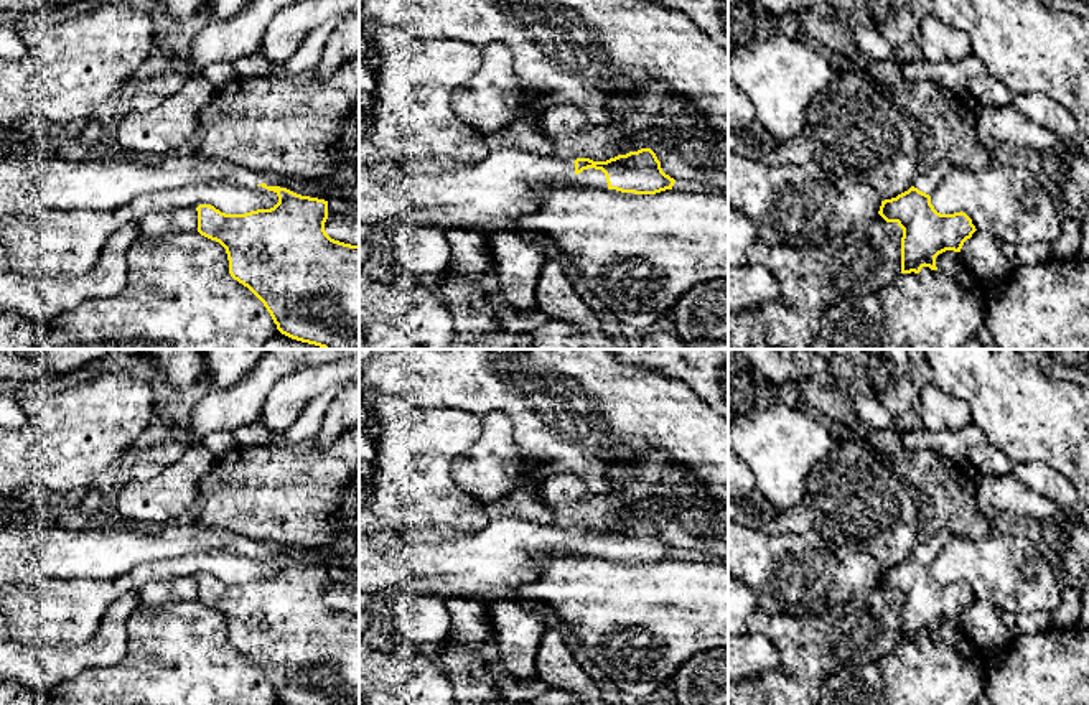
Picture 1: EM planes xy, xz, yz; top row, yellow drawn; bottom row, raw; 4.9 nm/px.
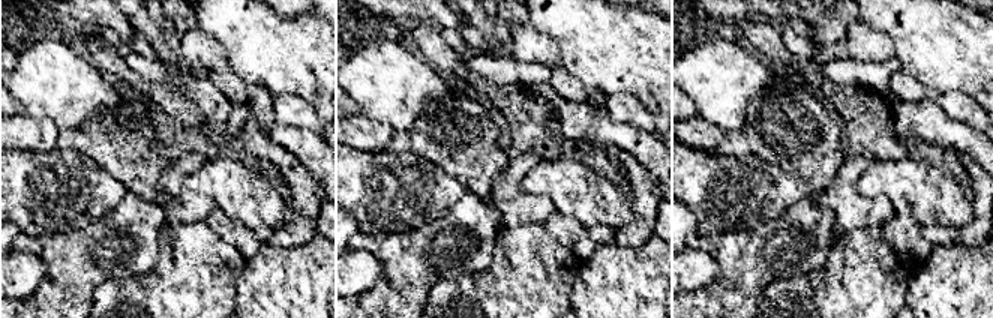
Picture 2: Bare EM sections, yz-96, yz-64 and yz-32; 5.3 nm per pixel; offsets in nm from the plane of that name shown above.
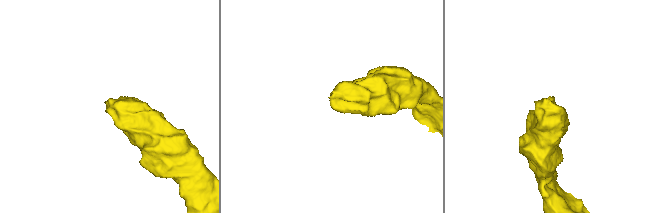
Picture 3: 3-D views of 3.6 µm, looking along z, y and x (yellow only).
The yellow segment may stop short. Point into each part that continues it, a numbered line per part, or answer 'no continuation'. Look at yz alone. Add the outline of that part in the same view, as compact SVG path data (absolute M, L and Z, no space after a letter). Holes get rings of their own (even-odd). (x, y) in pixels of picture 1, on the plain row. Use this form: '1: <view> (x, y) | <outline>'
1: yz (928, 547) | M937 532L932 535L921 534L913 555L931 565L947 544L949 537L947 532Z

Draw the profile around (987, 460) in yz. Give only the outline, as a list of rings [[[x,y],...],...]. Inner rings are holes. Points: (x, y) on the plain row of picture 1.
[[[985,441],[970,446],[967,460],[980,474],[1003,476],[1012,471],[1007,456]]]

